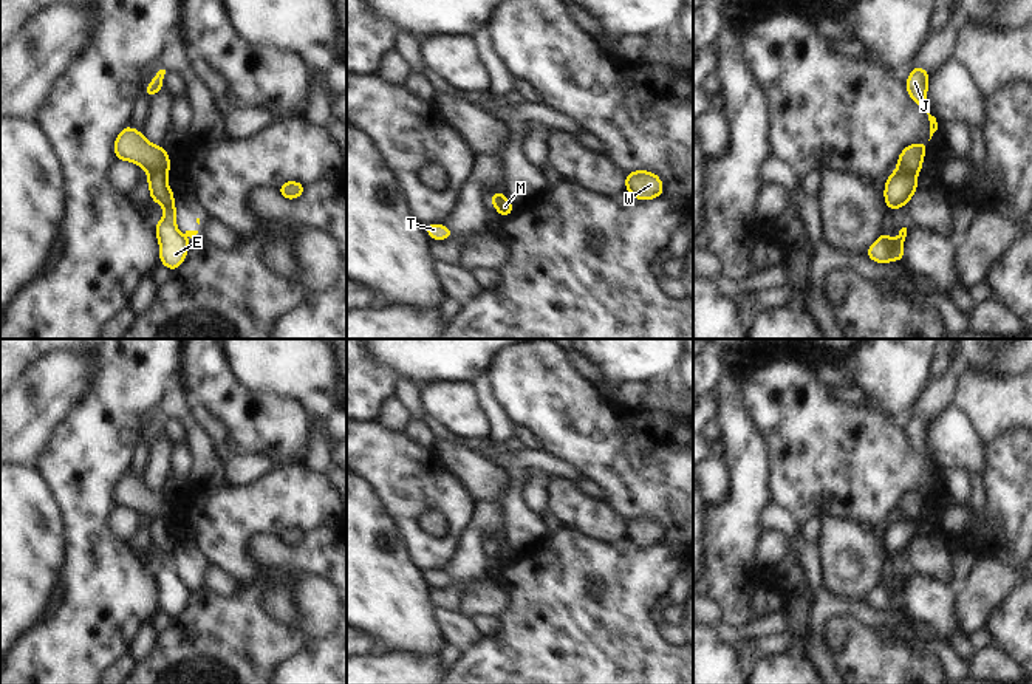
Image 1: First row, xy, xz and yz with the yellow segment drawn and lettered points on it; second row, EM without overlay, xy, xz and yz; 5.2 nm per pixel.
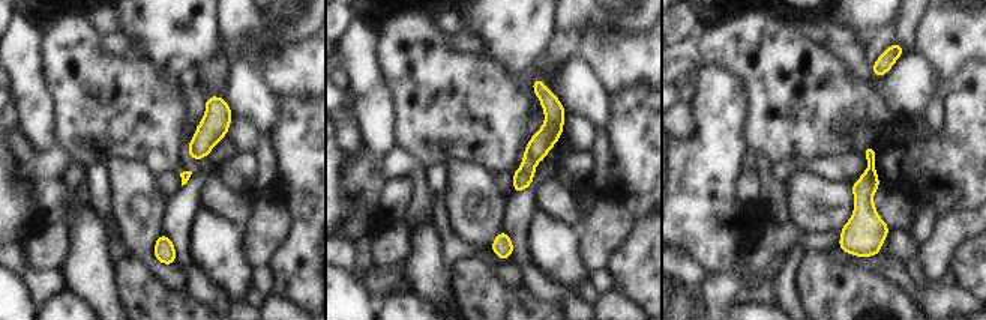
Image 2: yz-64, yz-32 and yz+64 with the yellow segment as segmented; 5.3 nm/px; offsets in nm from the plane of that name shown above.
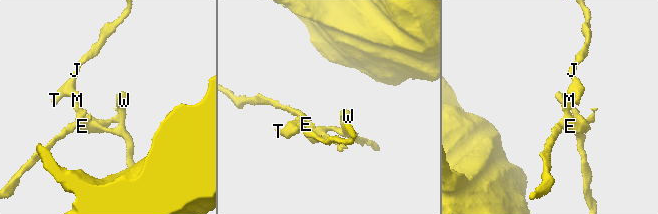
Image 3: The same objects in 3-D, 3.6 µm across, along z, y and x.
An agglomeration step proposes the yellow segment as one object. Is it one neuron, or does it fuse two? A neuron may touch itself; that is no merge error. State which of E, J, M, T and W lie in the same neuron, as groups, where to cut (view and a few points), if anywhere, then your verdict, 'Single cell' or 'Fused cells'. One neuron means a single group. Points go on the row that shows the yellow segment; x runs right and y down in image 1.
Groups: E M W / J T. Split along yz (896, 167), (915, 174). Fused cells

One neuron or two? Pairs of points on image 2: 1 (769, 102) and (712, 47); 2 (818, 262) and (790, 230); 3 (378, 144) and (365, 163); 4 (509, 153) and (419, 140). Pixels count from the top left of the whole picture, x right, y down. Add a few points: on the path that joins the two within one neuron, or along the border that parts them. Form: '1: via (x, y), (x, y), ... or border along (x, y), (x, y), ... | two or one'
1: via (763, 86), (728, 51) | one
2: border along (826, 250), (808, 253) | two
3: via (374, 149), (369, 158) | one
4: via (486, 138), (441, 138) | one

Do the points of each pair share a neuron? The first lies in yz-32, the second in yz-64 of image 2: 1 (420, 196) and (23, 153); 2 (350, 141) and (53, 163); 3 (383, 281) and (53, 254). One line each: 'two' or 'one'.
1: one
2: one
3: two

